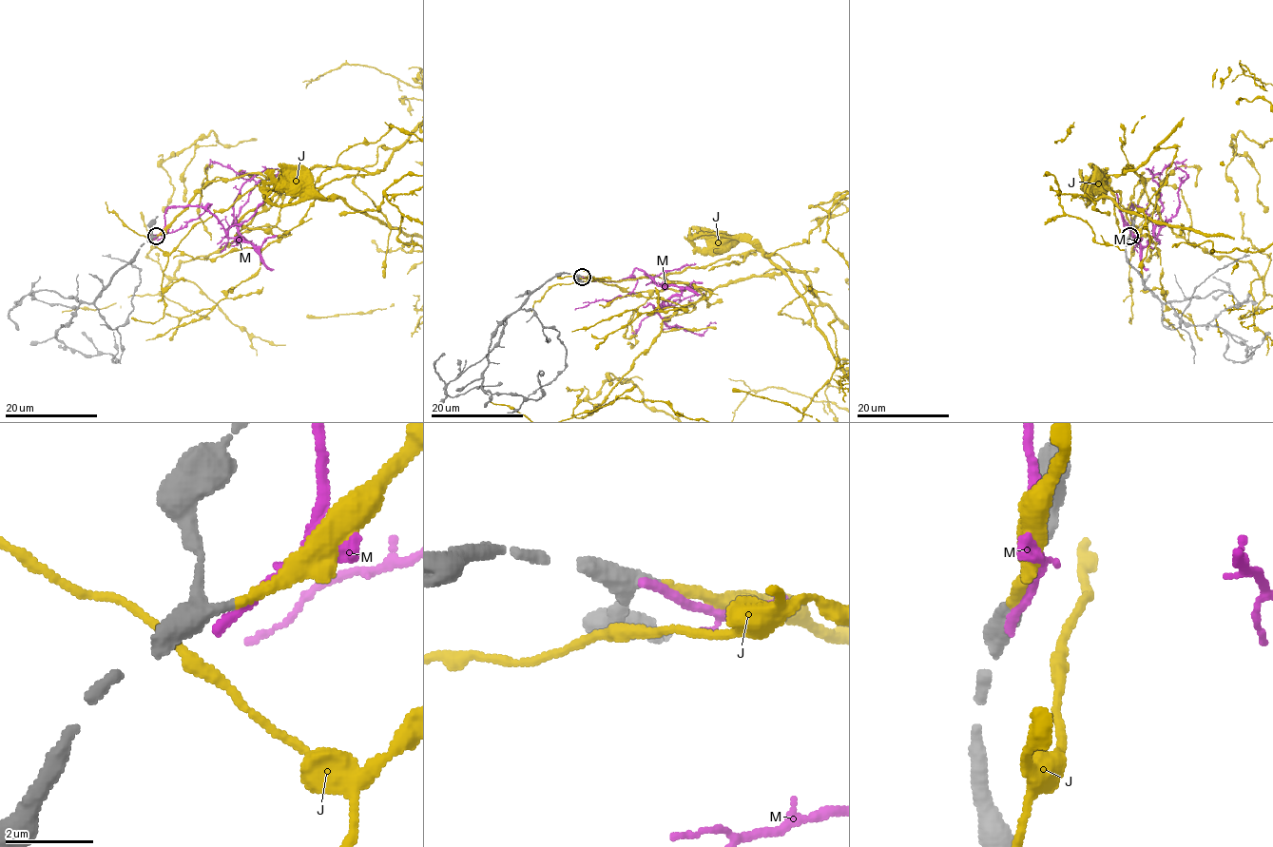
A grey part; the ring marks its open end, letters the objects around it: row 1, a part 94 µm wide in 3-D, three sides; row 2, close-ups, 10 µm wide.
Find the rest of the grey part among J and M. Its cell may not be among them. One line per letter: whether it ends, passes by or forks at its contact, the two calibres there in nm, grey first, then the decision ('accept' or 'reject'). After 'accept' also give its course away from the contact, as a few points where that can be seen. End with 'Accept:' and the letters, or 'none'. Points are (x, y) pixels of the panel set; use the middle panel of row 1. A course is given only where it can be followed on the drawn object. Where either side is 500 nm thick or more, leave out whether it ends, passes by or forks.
J: it ends; calibres 280 and 240 nm; accept
M: it ends; calibres 360 and 240 nm; reject
Accept: J

